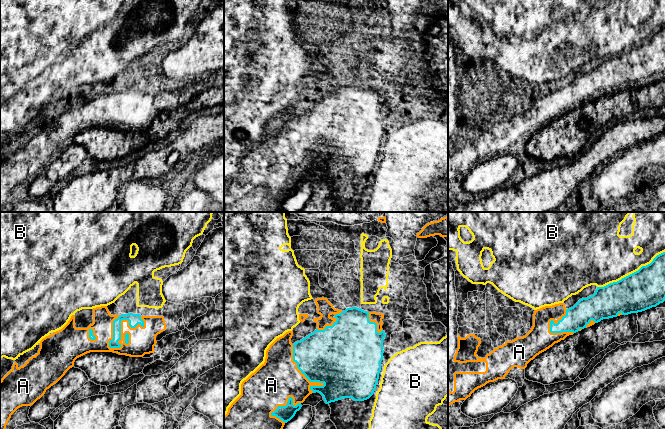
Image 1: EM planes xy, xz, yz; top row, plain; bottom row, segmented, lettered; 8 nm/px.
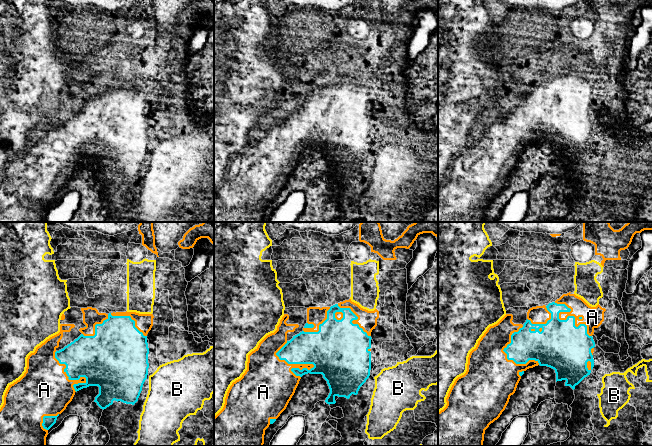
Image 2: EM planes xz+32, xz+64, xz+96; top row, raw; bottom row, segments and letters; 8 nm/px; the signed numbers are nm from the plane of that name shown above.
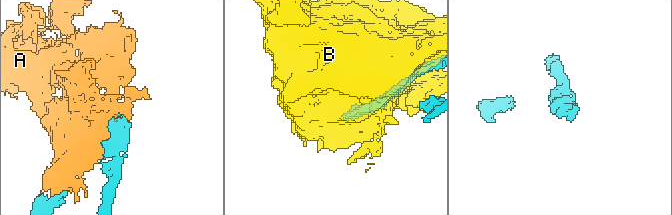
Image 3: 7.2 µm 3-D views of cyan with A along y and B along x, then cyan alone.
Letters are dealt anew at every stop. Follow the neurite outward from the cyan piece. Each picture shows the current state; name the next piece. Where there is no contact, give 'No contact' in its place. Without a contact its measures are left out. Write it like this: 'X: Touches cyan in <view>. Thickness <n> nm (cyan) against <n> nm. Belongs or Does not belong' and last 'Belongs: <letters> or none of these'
A: Touches cyan in xy. Thickness 100 nm (cyan) against 220 nm. Belongs
B: Touches cyan in yz. Thickness 320 nm (cyan) against 420 nm. Does not belong
Belongs: A

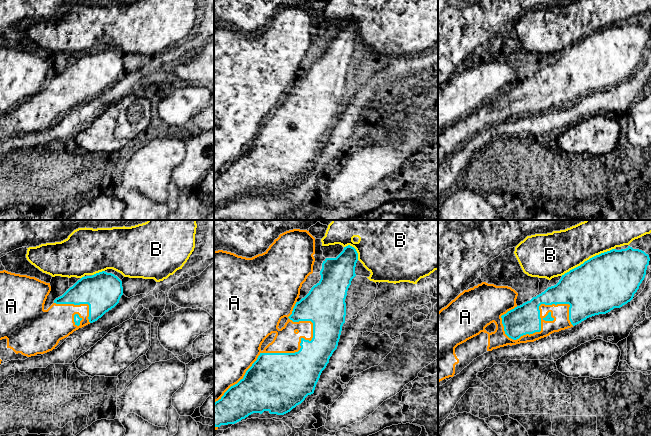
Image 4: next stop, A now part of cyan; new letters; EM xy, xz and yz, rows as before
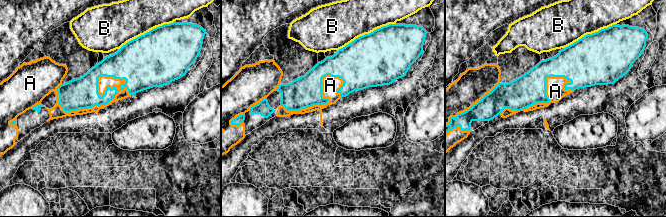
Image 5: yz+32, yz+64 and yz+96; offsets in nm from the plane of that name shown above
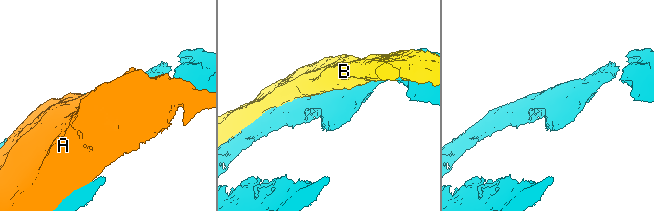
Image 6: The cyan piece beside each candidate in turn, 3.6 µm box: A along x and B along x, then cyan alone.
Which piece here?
A: Touches cyan in xz. Thickness 460 nm (cyan) against 200 nm. Does not belong
B: Touches cyan in yz. Thickness 460 nm (cyan) against 340 nm. Does not belong
Belongs: none of these

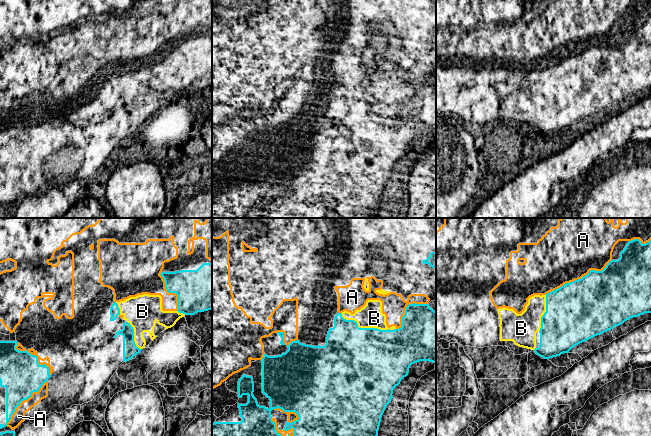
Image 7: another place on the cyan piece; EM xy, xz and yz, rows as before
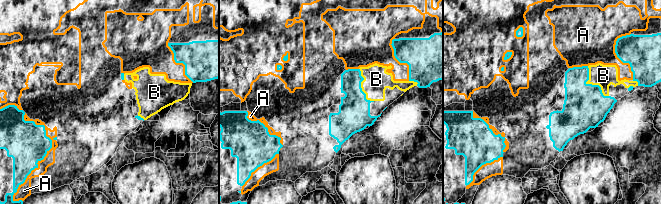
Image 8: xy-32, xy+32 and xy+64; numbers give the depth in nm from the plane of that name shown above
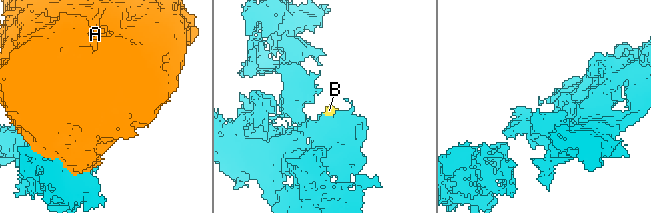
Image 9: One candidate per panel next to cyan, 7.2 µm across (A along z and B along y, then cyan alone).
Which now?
A: Touches cyan in yz. Thickness 480 nm (cyan) against 460 nm. Does not belong
B: Touches cyan in xz. Thickness 500 nm (cyan) against 190 nm. Belongs
Belongs: B

